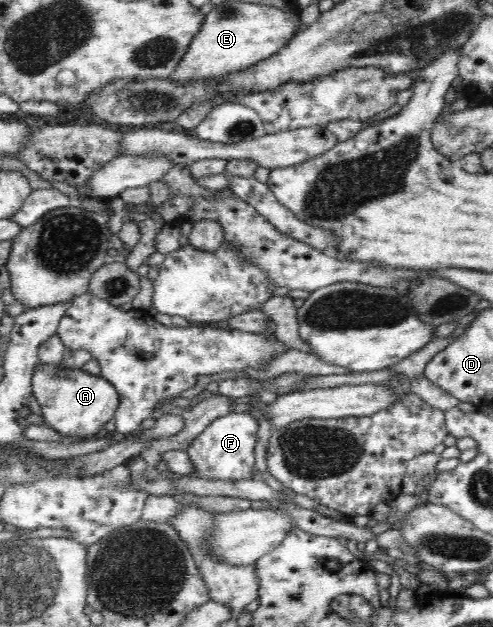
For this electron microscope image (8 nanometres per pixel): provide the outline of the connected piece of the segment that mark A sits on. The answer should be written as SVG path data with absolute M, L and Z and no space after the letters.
M37 363L32 378L36 402L41 406L45 424L68 438L93 438L104 433L103 426L115 416L119 406L119 393L101 375L87 373L83 368L67 368L61 363Z

